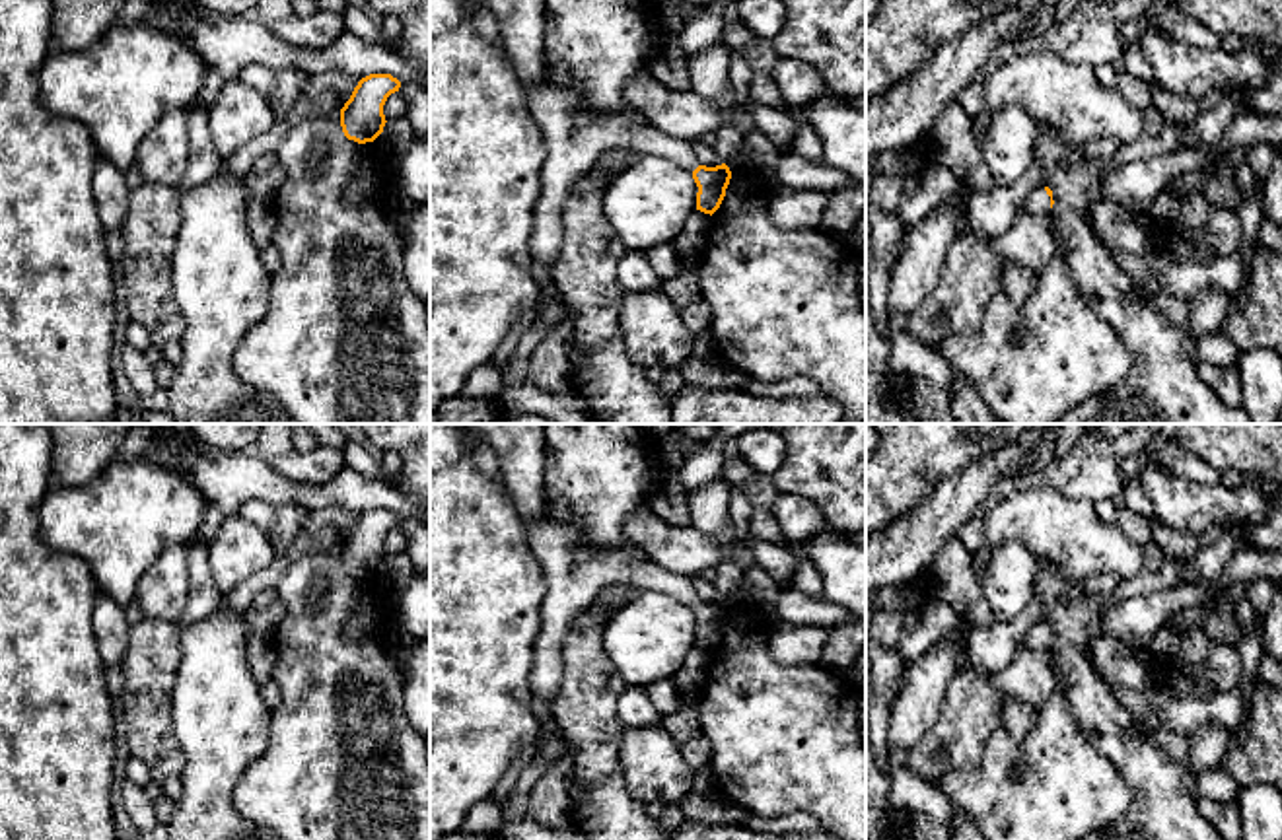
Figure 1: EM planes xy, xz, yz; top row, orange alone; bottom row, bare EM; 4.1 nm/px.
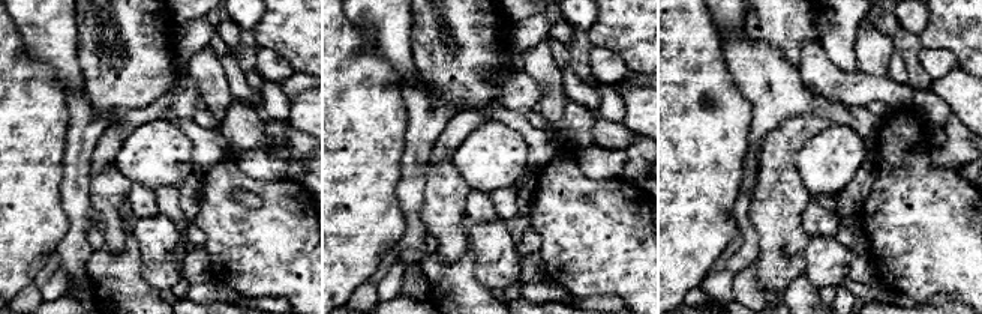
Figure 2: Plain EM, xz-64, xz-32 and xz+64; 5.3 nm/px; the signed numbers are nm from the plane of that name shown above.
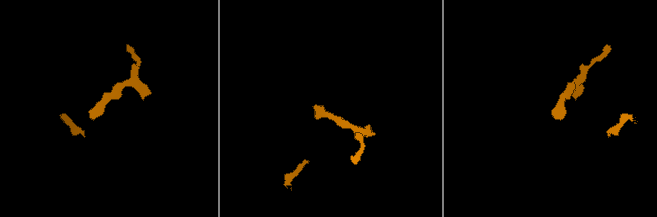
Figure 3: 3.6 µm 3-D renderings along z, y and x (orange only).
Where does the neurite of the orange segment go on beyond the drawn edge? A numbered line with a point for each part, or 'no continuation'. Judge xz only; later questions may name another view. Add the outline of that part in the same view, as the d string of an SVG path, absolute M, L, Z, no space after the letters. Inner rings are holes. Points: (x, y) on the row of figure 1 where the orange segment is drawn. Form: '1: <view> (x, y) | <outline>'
1: xz (574, 137) | M549 70L541 84L525 86L525 91L529 113L545 140L529 253L533 262L549 270L560 255L562 214L572 185L593 167L603 152L626 148L636 156L659 156L691 173L700 165L693 144L669 136L650 122L632 122L619 115L586 109L582 97L574 89L558 86Z

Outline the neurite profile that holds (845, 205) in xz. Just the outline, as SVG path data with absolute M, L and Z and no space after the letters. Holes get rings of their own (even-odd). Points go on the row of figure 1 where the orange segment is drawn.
M850 181L842 189L829 192L829 206L823 214L819 229L846 237L860 214L866 210L866 187Z

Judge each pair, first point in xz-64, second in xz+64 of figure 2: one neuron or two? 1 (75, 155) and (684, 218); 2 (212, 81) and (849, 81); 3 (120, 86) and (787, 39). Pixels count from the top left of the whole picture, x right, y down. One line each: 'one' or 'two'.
1: two
2: two
3: one

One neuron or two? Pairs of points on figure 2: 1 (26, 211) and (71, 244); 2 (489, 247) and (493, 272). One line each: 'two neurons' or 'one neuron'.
1: two neurons
2: one neuron

